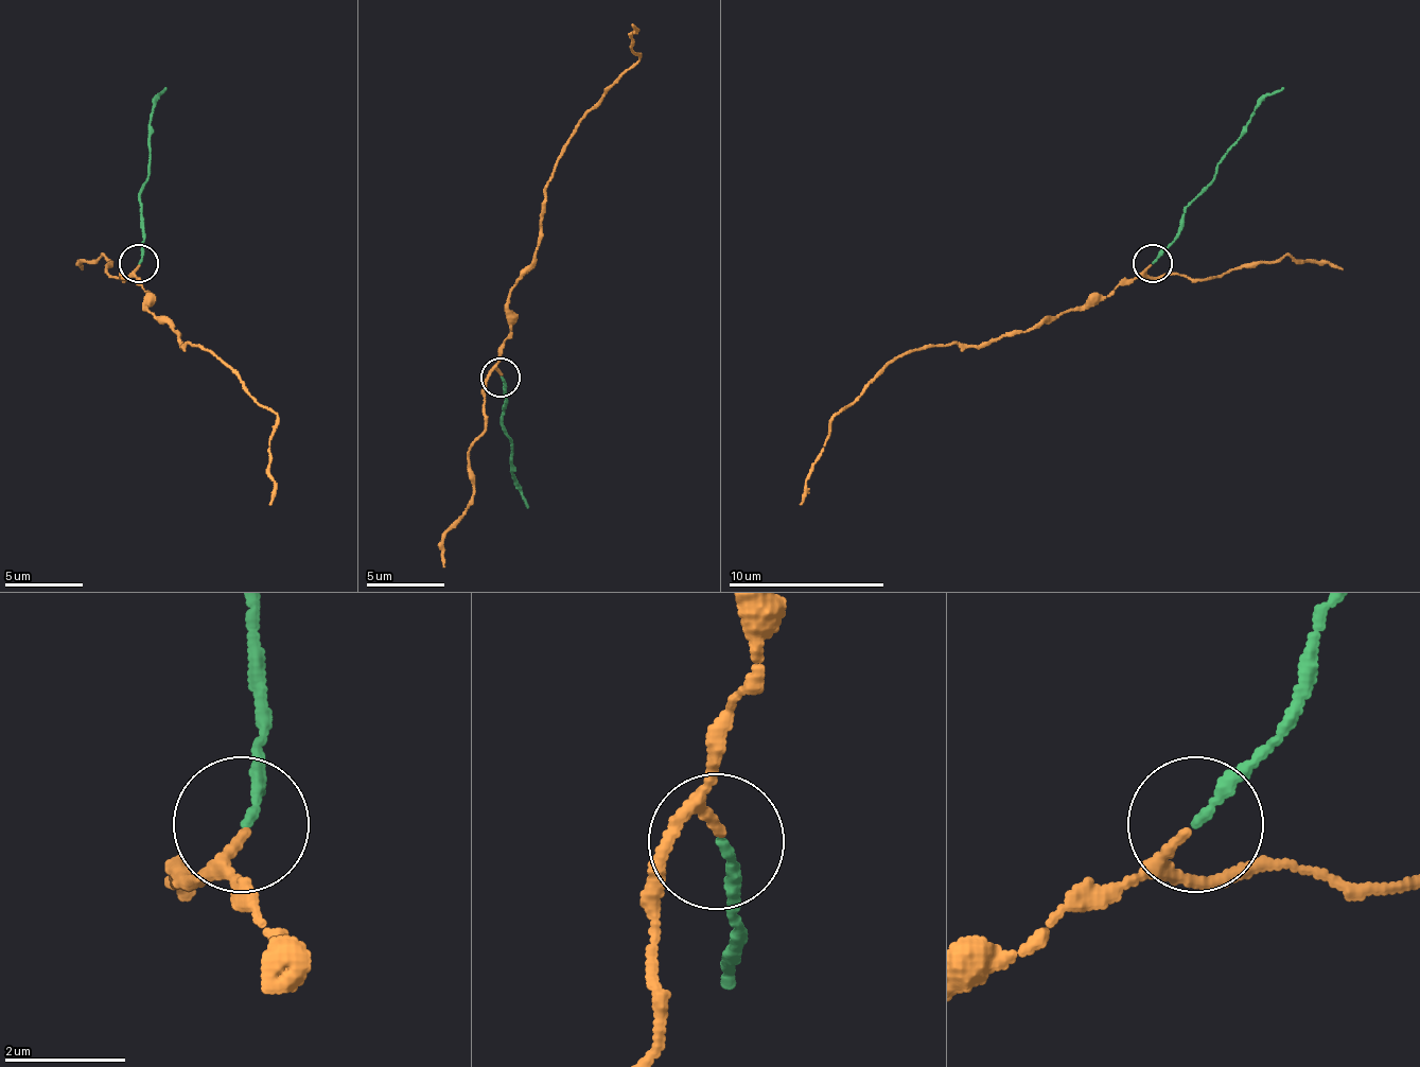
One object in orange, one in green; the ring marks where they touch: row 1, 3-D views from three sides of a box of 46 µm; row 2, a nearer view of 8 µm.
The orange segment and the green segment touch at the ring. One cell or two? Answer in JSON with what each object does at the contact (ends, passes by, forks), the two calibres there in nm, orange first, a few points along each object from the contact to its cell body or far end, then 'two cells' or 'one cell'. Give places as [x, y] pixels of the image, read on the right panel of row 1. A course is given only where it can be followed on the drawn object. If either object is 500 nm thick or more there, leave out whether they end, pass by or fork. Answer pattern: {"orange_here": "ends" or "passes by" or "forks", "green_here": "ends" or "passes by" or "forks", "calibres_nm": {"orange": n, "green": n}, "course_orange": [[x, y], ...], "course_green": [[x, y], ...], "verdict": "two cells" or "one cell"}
{"orange_here": "passes by", "green_here": "ends", "calibres_nm": {"orange": 160, "green": 160}, "course_orange": [[1152, 264], [1112, 292], [1053, 315], [1038, 327], [975, 347], [951, 343], [900, 354], [834, 417], [799, 503]], "course_green": [[1152, 264], [1175, 237], [1182, 209], [1203, 190], [1249, 115], [1284, 88]], "verdict": "one cell"}

